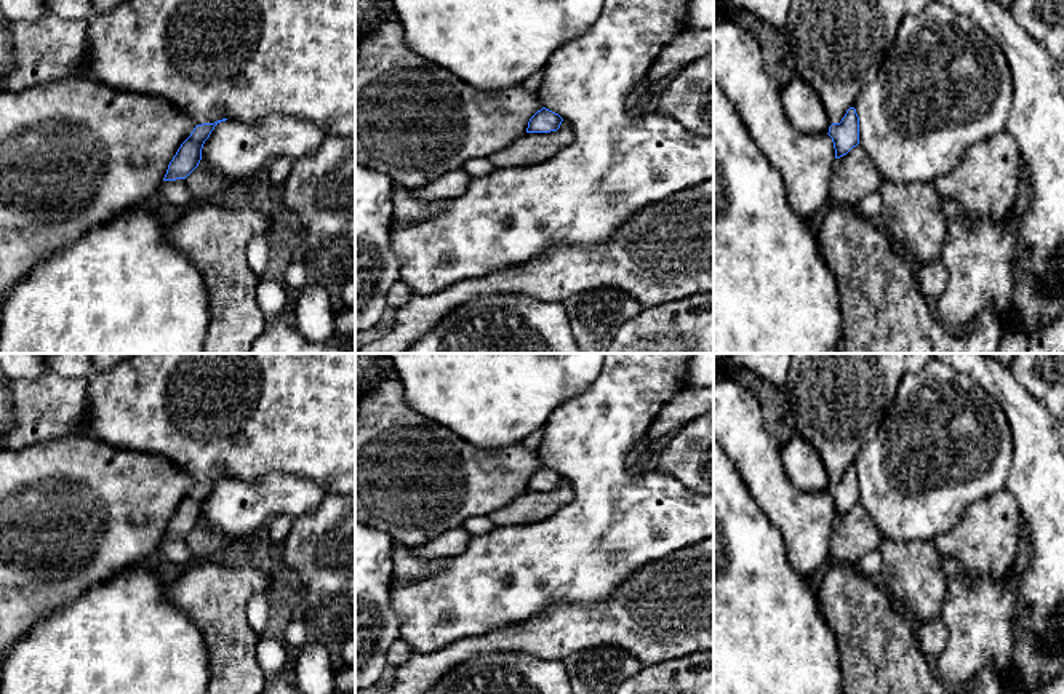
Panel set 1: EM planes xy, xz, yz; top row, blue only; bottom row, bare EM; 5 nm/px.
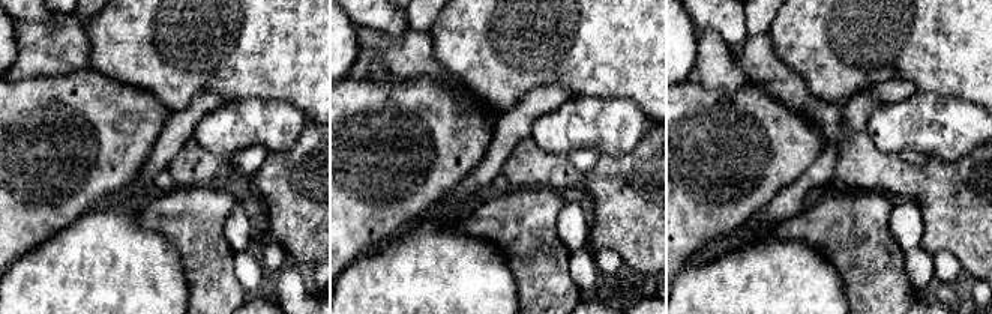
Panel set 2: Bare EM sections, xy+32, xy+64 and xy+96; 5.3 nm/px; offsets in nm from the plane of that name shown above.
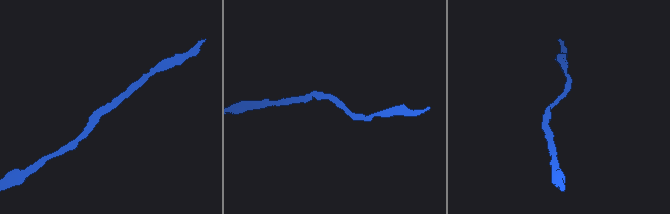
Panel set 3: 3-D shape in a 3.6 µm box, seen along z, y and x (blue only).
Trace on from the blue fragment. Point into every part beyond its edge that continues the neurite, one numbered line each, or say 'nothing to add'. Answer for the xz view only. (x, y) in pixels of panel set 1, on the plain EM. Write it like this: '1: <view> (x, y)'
nothing to add

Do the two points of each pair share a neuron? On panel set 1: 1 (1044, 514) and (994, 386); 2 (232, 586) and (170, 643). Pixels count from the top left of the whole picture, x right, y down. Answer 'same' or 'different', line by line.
1: same
2: different

